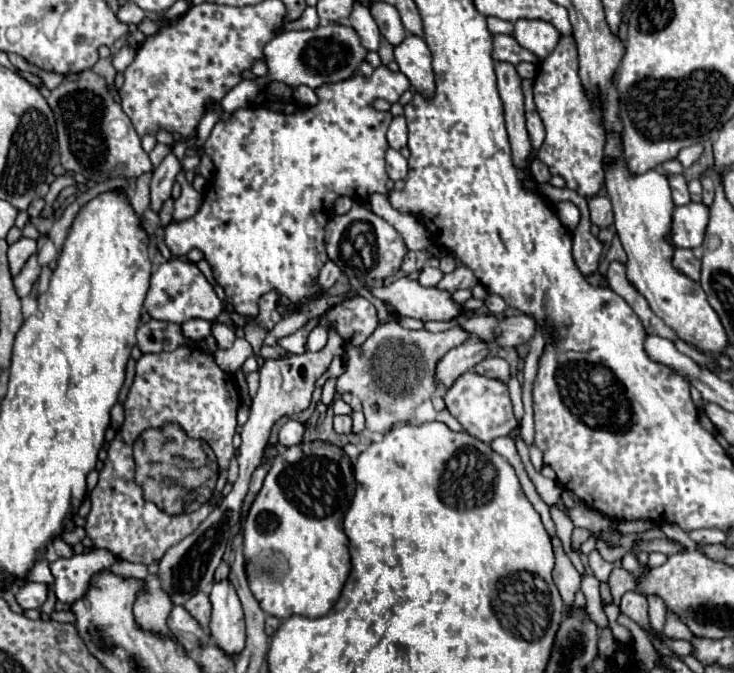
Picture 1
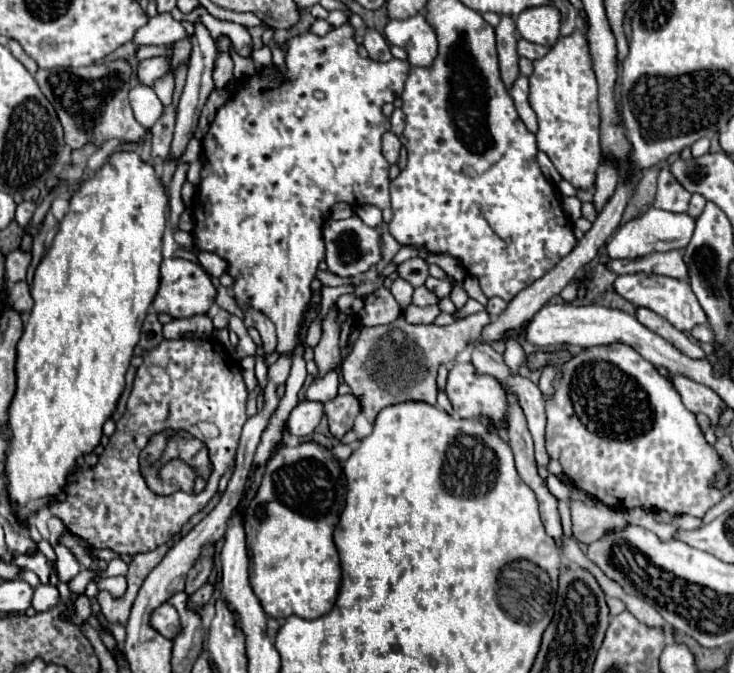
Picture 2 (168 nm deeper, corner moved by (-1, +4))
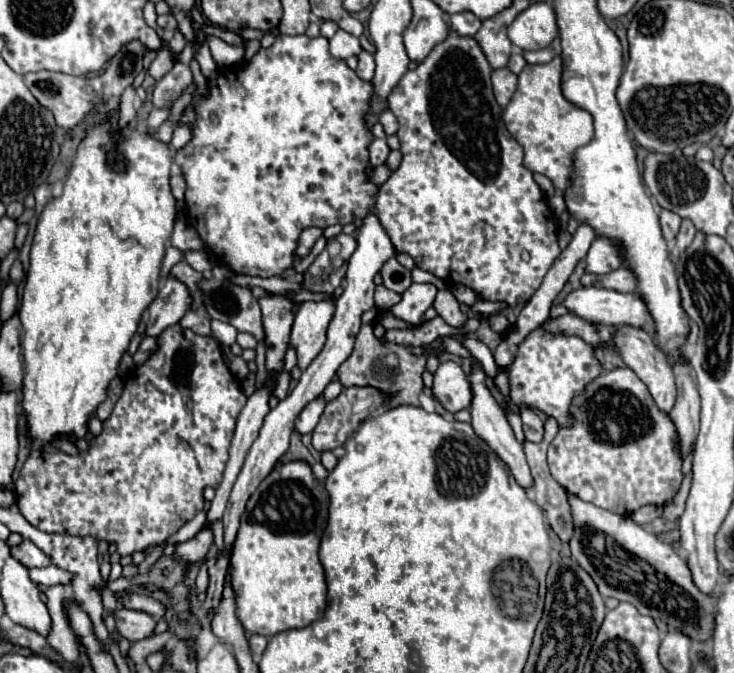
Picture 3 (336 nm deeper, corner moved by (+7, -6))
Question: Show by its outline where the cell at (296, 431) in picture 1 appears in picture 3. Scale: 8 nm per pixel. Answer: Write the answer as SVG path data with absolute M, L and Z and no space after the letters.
M320 395L320 397L316 397L314 401L310 401L304 409L302 409L302 413L298 415L298 419L296 419L296 431L298 433L312 433L312 429L318 425L318 419L320 419L320 415L322 415L322 411L324 411L324 405L326 405L326 399L324 399L324 395Z

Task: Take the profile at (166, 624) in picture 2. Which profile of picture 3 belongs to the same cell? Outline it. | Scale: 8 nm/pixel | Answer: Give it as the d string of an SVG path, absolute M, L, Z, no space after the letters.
M118 607L112 611L114 621L116 621L116 631L126 637L130 643L152 637L154 635L154 625L156 621L142 613L142 611L132 611L126 607Z

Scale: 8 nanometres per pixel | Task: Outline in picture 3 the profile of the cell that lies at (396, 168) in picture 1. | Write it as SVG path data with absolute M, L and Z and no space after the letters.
M372 139L368 151L370 151L370 165L372 167L378 167L378 165L386 163L386 157L390 153L390 147L386 145L386 139Z

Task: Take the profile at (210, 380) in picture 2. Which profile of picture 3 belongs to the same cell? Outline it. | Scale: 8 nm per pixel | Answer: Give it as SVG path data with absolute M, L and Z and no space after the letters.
M180 323L166 327L158 337L156 337L158 349L152 353L152 357L140 365L138 369L134 369L134 373L126 379L124 383L124 391L118 399L118 403L114 405L112 415L102 423L102 433L92 437L92 441L88 443L88 449L84 453L78 455L68 455L60 449L50 449L50 447L32 447L20 477L14 483L16 489L16 501L18 501L18 509L20 513L26 517L26 521L34 527L38 527L40 531L46 533L68 533L68 535L94 535L100 541L108 541L108 543L116 543L118 545L118 553L124 555L132 555L134 551L142 551L148 545L158 545L166 539L170 539L184 523L188 523L198 511L204 509L204 489L206 487L218 487L226 469L226 461L228 461L228 447L234 435L234 423L242 411L242 407L246 405L246 395L242 391L240 381L230 373L224 357L222 357L222 349L220 343L214 337L202 337L196 335L192 329L184 329Z

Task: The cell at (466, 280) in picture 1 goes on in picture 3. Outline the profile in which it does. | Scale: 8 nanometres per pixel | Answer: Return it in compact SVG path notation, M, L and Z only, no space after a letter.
M412 283L402 293L402 301L394 305L390 311L398 319L404 319L408 323L420 323L424 311L434 303L436 291L438 289L432 283Z

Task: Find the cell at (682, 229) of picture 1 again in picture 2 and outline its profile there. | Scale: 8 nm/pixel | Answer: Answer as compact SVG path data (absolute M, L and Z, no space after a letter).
M650 207L646 213L642 213L638 219L620 225L616 233L606 243L606 251L610 259L634 259L642 257L652 251L672 251L672 249L684 249L690 243L694 231L694 219L688 213L670 213L664 209Z

